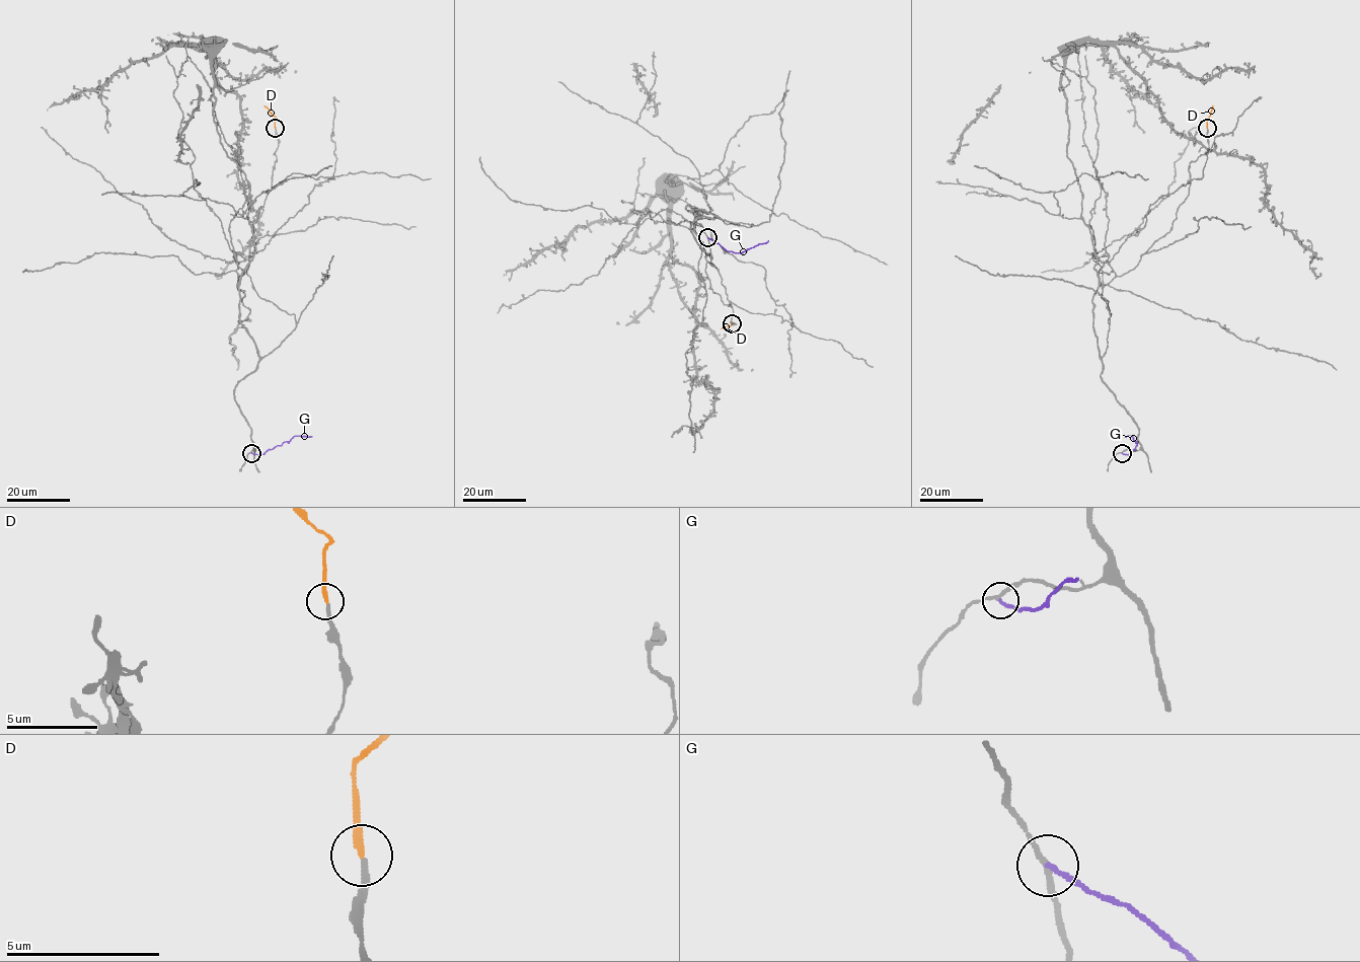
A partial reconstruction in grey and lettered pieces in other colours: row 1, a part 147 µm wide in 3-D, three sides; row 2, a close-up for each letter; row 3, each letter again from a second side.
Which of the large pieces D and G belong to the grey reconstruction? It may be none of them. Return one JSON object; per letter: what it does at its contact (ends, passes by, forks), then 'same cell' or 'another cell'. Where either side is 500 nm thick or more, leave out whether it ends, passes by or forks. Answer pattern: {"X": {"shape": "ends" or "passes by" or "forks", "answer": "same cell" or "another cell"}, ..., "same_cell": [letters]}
{"D": {"shape": "ends", "answer": "same cell"}, "G": {"shape": "ends", "answer": "another cell"}, "same_cell": ["D"]}

